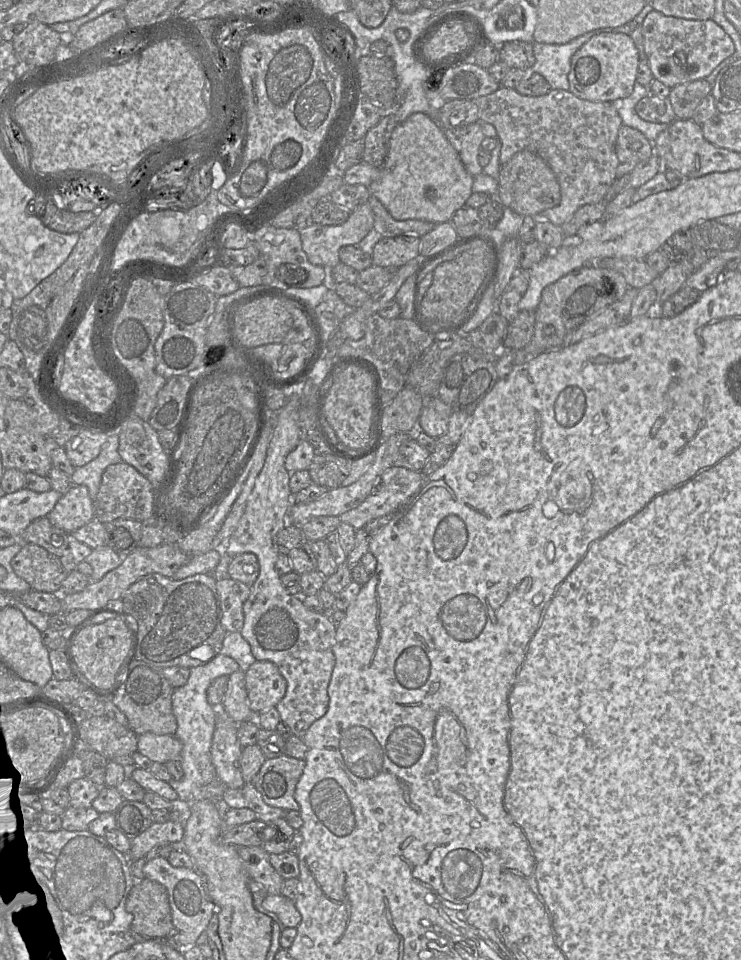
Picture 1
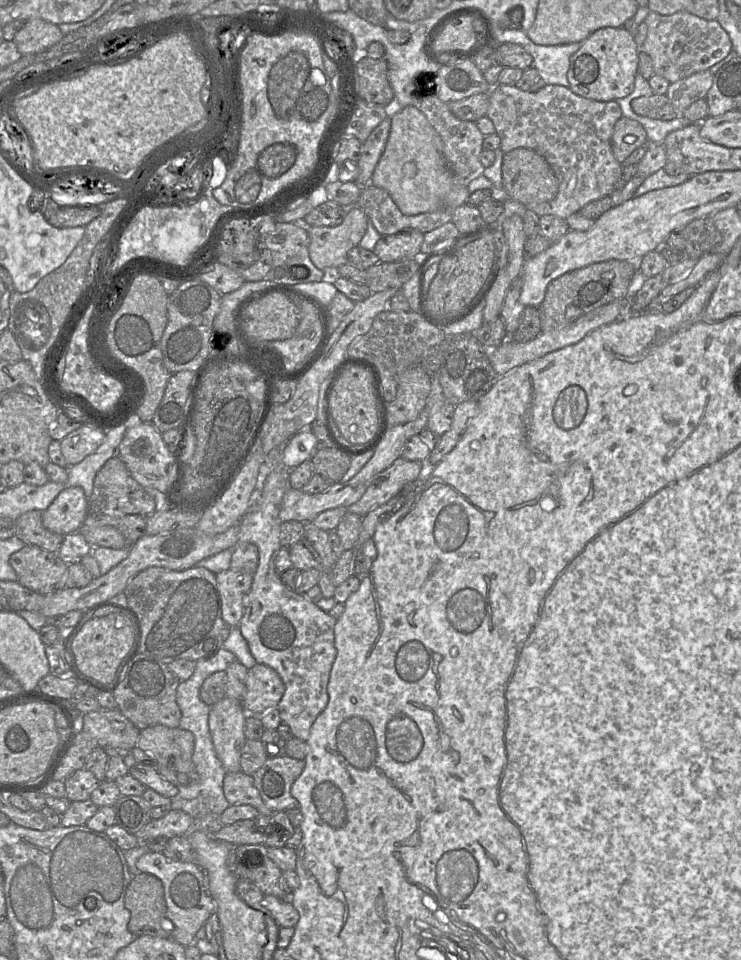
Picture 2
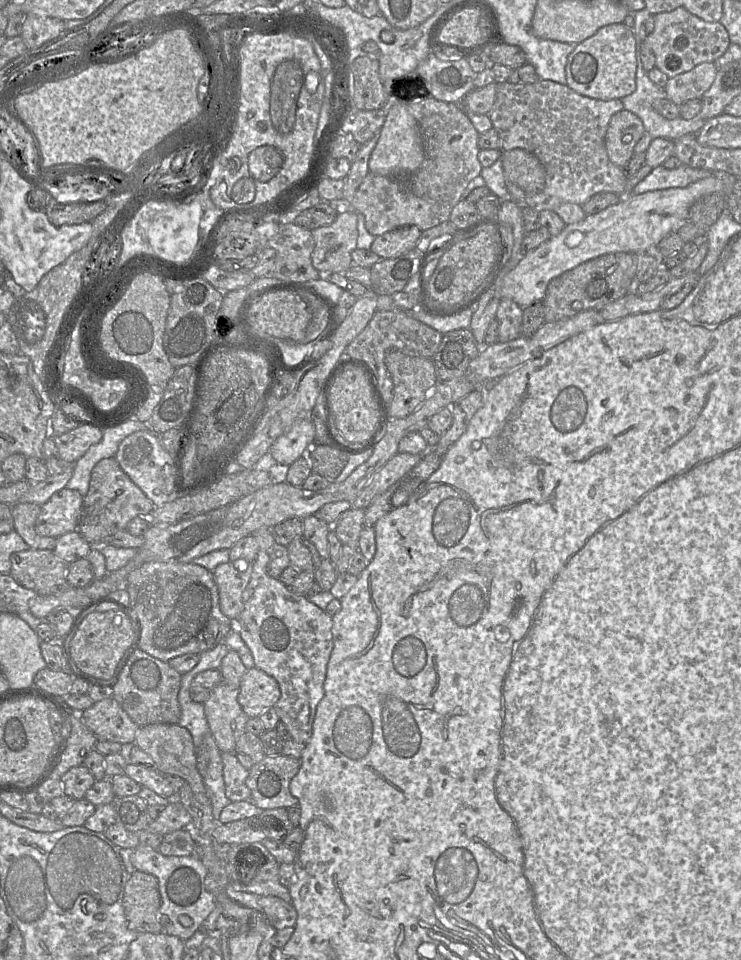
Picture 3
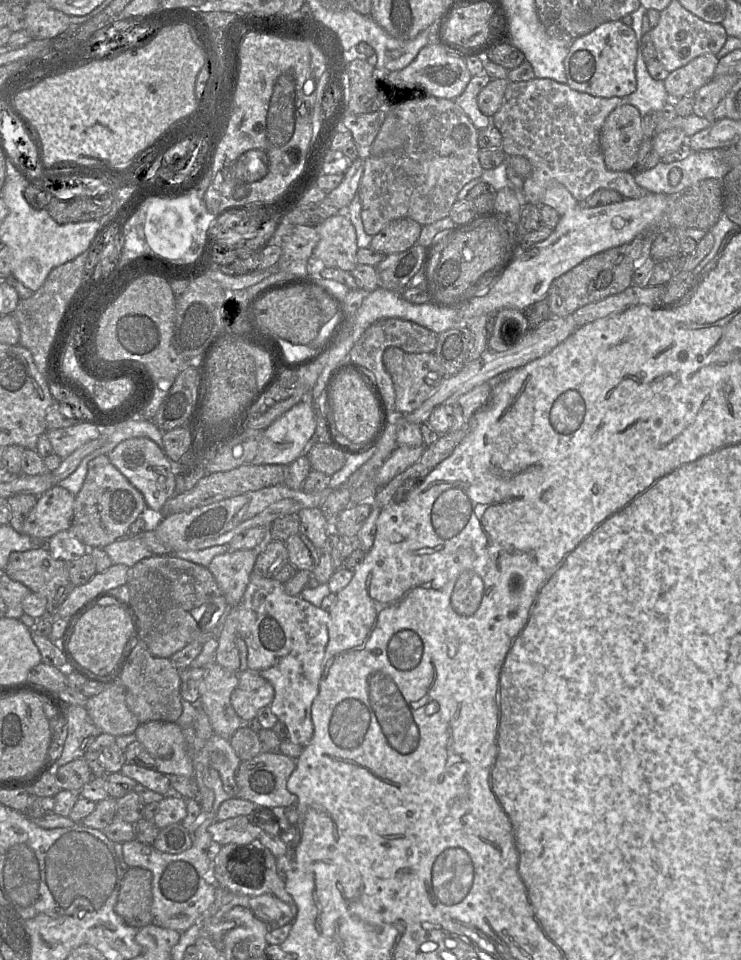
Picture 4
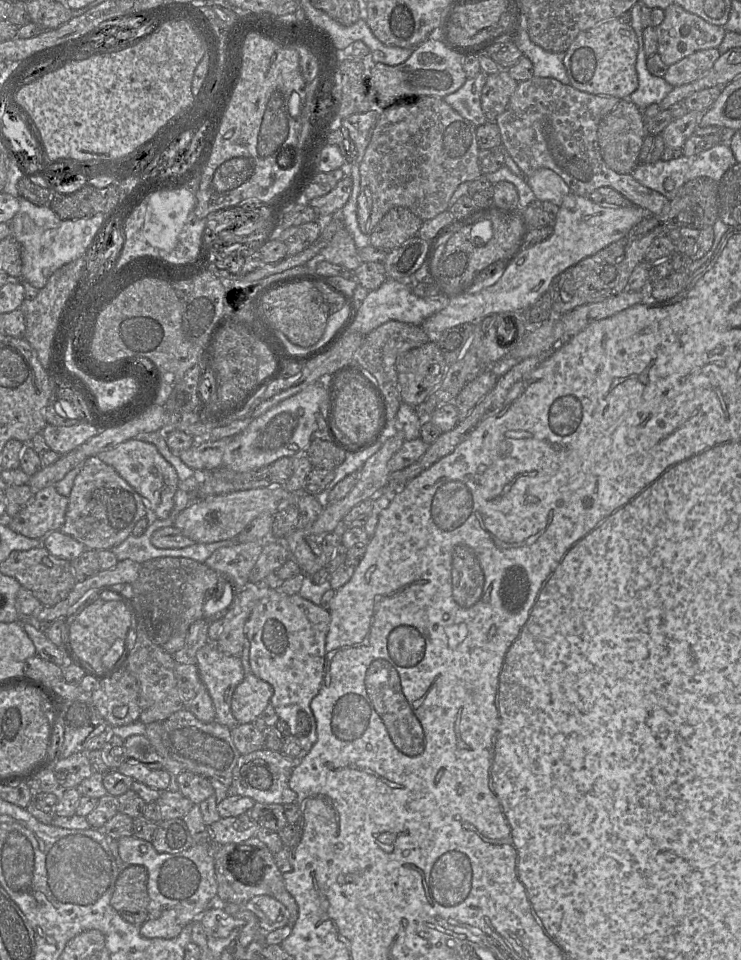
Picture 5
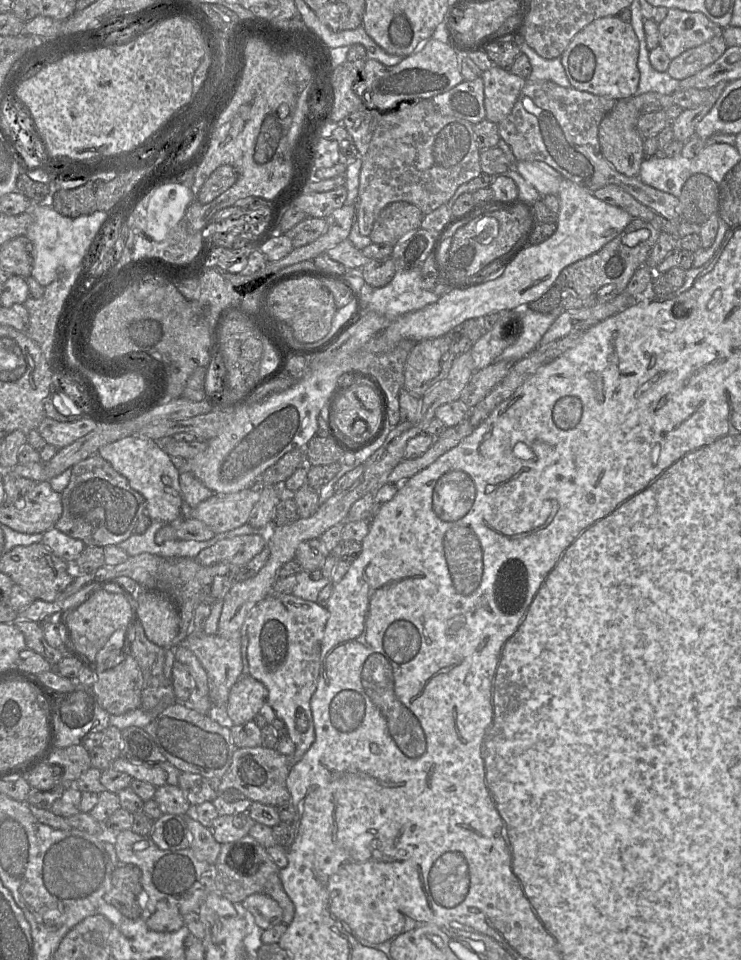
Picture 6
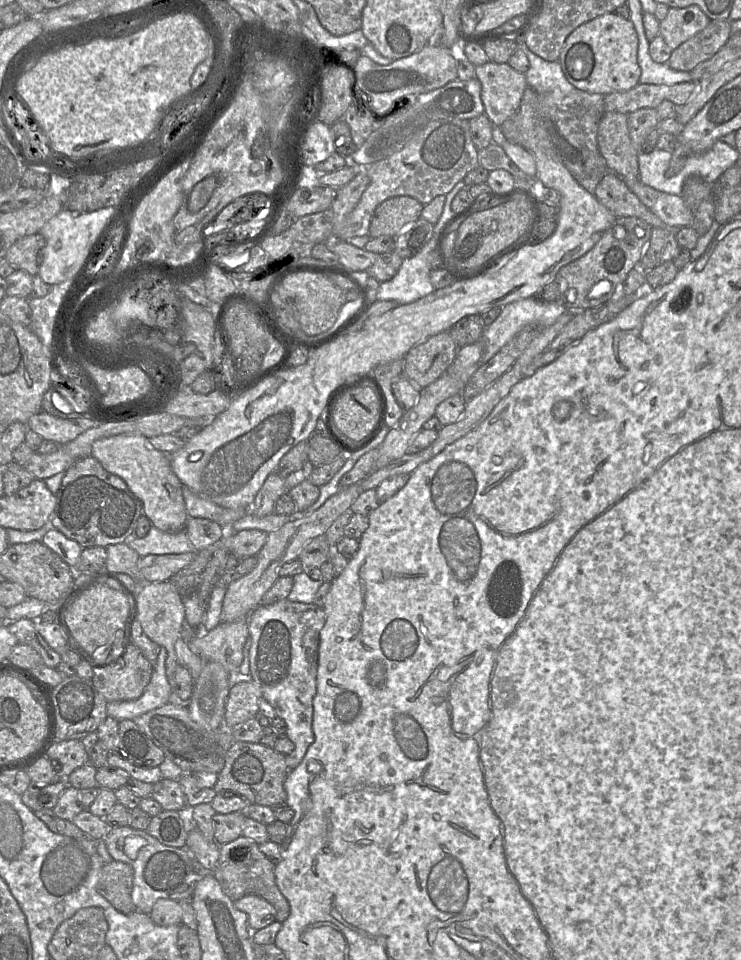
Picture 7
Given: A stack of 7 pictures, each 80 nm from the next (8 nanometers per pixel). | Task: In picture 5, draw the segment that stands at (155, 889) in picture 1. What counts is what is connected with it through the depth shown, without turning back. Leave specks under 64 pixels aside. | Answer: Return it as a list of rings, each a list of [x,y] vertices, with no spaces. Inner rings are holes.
[[[126,865],[119,873],[111,906],[127,922],[141,926],[148,918],[148,872],[141,865]]]

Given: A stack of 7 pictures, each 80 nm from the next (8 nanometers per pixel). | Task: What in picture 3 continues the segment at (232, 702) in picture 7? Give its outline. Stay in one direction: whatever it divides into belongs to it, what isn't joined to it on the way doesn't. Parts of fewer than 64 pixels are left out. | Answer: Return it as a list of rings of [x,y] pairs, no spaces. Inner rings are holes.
[[[252,667],[246,671],[240,683],[238,702],[248,718],[260,717],[264,711],[274,708],[279,699],[280,688],[272,676],[256,667]]]

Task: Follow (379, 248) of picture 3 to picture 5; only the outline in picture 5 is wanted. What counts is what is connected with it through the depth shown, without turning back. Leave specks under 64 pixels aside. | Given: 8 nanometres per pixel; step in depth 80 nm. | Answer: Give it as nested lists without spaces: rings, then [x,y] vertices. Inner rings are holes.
[[[404,207],[390,209],[369,235],[370,245],[383,250],[400,247],[416,236],[423,220]]]

